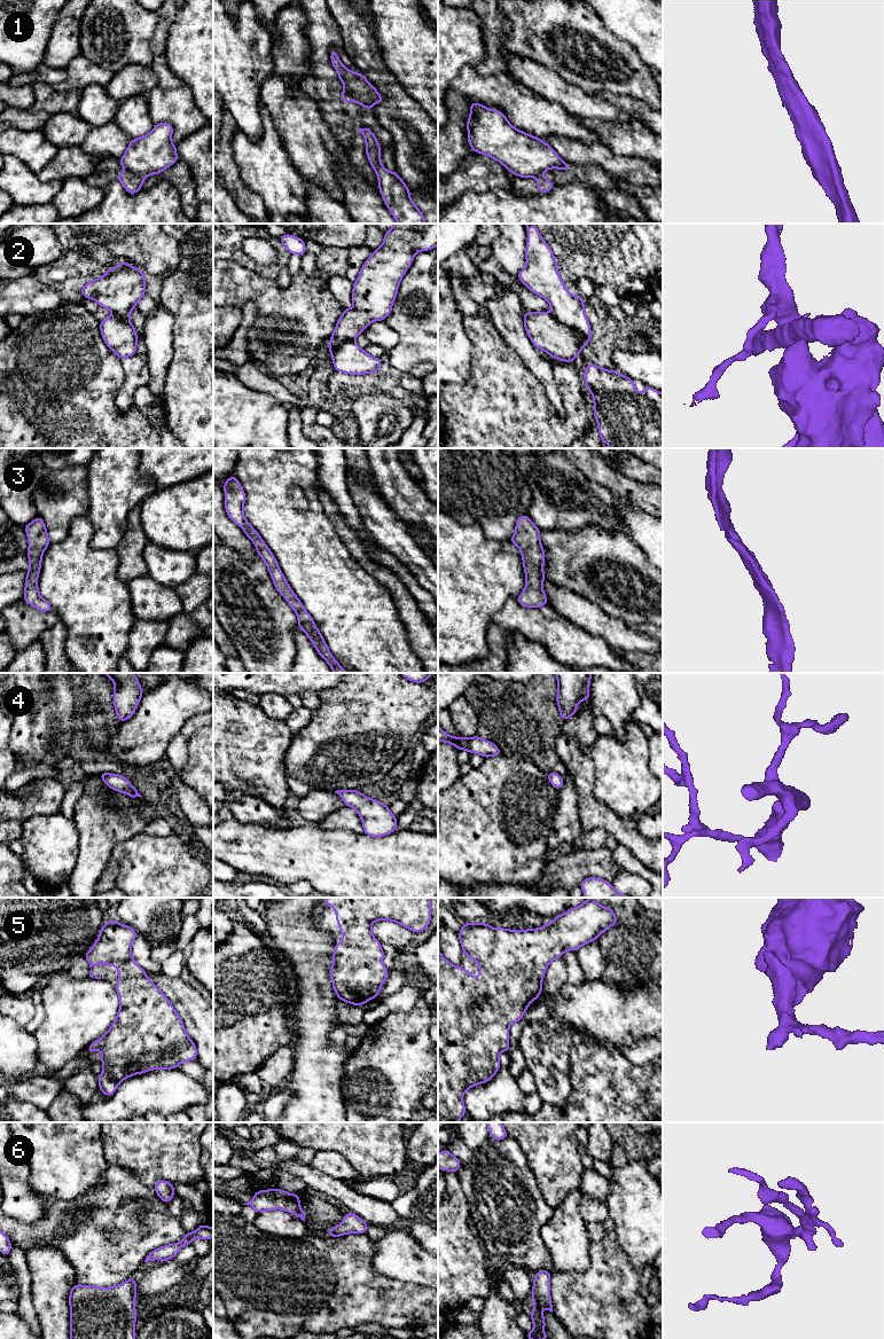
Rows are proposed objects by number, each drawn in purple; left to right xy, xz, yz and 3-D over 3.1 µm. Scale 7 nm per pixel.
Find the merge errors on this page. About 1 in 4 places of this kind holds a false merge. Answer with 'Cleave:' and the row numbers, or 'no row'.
Cleave: 1, 2

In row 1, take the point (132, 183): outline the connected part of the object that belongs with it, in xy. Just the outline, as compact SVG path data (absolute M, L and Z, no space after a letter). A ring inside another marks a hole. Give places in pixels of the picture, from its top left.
M125 172L122 174L117 173L116 179L123 183L128 194L135 194L141 190L146 177Z

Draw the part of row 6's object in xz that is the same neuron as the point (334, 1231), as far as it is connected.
M345 1213L344 1219L339 1226L335 1226L328 1229L330 1238L339 1237L347 1234L366 1234L368 1222L353 1213Z

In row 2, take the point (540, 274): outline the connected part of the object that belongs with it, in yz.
M525 224L525 227L527 228L526 265L517 279L533 293L548 302L557 321L573 329L584 347L590 342L592 335L590 324L584 312L585 300L568 291L561 280L551 248L543 241L537 226Z

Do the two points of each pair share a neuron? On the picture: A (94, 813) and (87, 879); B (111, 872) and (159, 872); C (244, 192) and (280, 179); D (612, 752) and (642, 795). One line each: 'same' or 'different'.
A: same
B: different
C: different
D: same

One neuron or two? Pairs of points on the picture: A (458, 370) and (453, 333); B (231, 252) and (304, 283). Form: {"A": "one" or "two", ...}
{"A": "one", "B": "two"}

